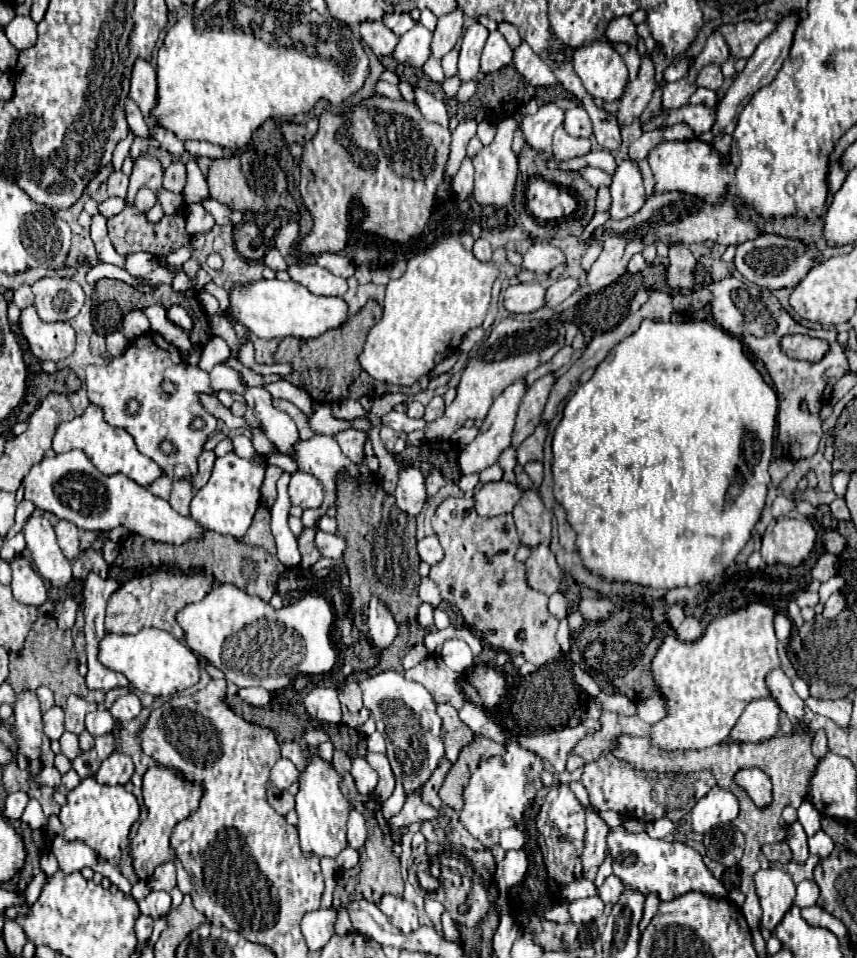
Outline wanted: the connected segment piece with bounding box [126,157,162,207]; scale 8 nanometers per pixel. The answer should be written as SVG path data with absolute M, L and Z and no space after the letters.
M138 157L134 163L134 171L130 175L126 205L134 205L134 197L138 189L148 187L152 191L158 191L162 187L162 167L154 157Z

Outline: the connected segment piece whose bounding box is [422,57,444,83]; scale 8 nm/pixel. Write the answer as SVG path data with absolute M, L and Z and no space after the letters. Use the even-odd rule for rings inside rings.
M430 57L428 65L424 65L422 69L424 69L424 73L426 73L426 75L428 75L432 81L438 81L438 83L442 83L442 79L444 79L444 73L442 73L442 65L440 65L440 61L436 61L434 57ZM430 63L434 63L434 65L430 65Z

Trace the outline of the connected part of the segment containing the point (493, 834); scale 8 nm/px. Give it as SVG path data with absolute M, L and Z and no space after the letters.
M512 743L506 745L506 755L484 759L472 773L470 783L464 789L464 809L460 811L460 821L484 843L486 849L492 849L498 843L498 833L502 829L516 827L522 821L526 807L532 805L536 791L542 787L540 771L542 759Z

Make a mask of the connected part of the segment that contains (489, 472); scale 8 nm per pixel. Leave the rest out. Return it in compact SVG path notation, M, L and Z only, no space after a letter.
M494 463L492 467L488 467L488 469L484 469L484 471L480 473L480 481L482 481L482 483L500 481L500 479L502 479L502 475L504 475L504 471L500 469L500 465L498 465L498 463Z

